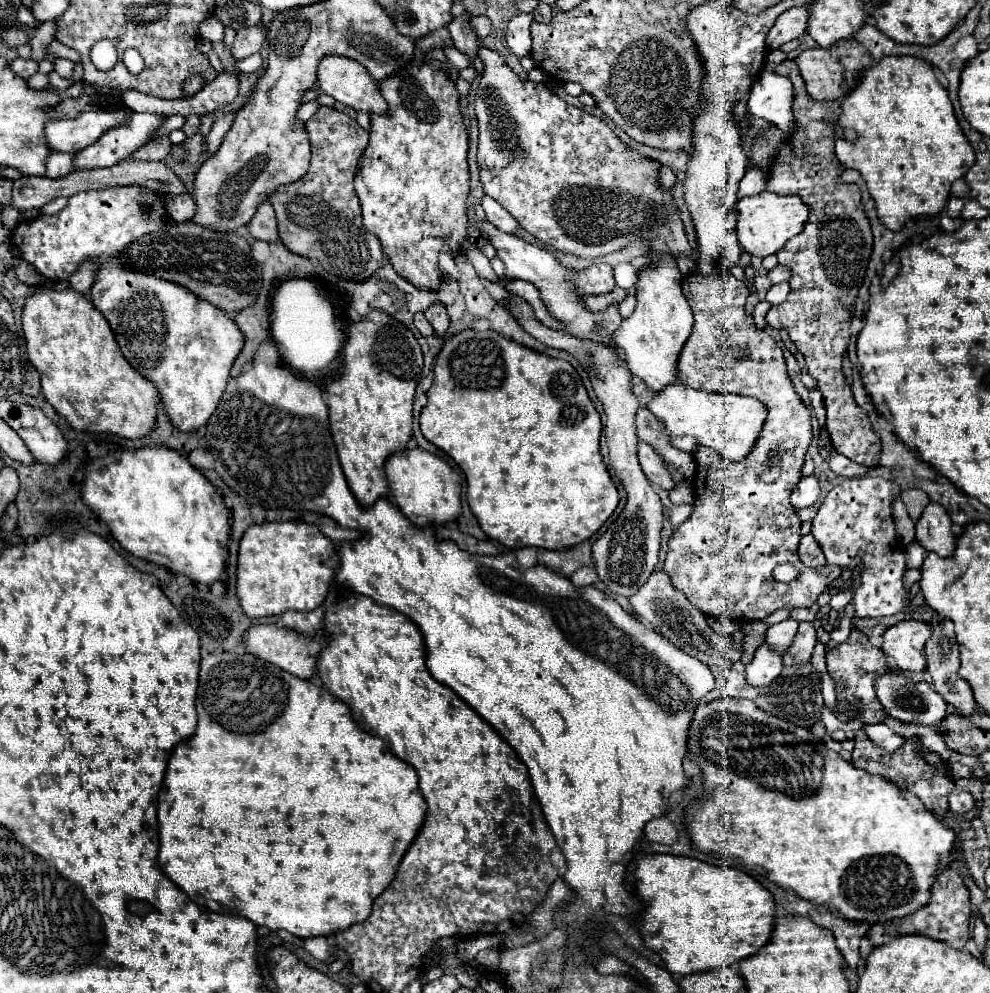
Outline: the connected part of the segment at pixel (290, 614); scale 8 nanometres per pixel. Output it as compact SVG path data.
M318 607L314 611L286 611L284 615L280 615L282 625L292 627L300 633L318 633L322 629L322 621L324 621L324 607Z

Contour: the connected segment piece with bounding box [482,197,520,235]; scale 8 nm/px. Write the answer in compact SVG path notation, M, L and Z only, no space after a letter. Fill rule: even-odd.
M484 197L484 199L482 199L482 209L484 209L484 213L486 213L486 219L488 219L494 227L498 227L500 231L510 233L510 235L516 235L516 233L518 233L520 225L516 223L516 219L514 219L500 203L496 203L496 201L490 199L490 197Z

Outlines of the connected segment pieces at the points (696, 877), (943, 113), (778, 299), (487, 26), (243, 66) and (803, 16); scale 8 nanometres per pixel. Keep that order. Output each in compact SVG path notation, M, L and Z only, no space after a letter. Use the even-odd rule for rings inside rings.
M646 855L636 861L634 889L644 905L644 915L638 923L646 947L656 951L670 973L690 975L734 965L744 957L752 957L764 947L774 931L774 897L748 873L702 863L690 857L676 855Z
M884 57L882 61L878 61L876 65L872 65L866 73L864 73L864 79L858 83L858 87L842 101L842 115L838 119L838 125L842 129L854 129L858 133L858 139L856 141L846 141L846 139L836 139L836 157L838 161L848 167L848 169L856 169L860 171L860 175L864 177L866 185L868 185L868 191L876 203L876 211L878 211L878 219L890 229L890 231L900 231L906 221L914 219L914 217L934 217L938 215L944 207L946 207L946 201L950 199L950 187L956 179L962 179L970 167L974 165L974 149L970 145L970 141L964 137L958 121L956 121L956 115L954 115L954 107L950 103L950 97L948 97L948 91L940 87L936 75L934 75L934 69L932 65L928 67L928 61L924 59L918 59L918 57Z
M778 283L778 285L772 285L770 291L766 293L766 301L770 301L772 305L780 305L786 297L788 297L788 283Z
M480 15L480 17L472 17L470 25L472 25L474 33L476 33L478 37L482 37L482 39L484 39L484 37L488 37L488 35L492 35L492 31L494 31L494 27L492 27L490 19L488 19L488 17L484 17L484 15Z
M254 53L242 61L236 61L236 71L240 71L240 73L252 73L260 67L262 67L262 57L258 53Z
M808 7L788 9L772 25L772 29L766 37L766 45L770 49L778 49L784 43L802 37L806 33L806 29L808 29Z

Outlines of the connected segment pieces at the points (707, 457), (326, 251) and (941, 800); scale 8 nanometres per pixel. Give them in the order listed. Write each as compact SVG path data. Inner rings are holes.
M692 273L682 281L682 291L694 311L696 323L678 359L680 383L692 389L702 389L702 391L756 397L768 405L768 417L762 427L760 439L756 441L756 447L746 459L738 463L728 463L720 459L718 451L702 447L702 445L694 451L694 459L696 459L696 473L692 479L694 497L696 497L694 511L672 535L668 543L670 547L668 557L662 569L672 577L672 583L676 585L676 589L682 591L708 617L720 617L720 619L746 623L754 619L766 619L770 613L778 609L812 607L818 595L824 593L826 587L840 577L842 569L836 565L828 565L828 563L808 569L806 565L800 563L798 553L796 553L802 533L800 533L798 513L790 503L790 493L802 477L800 471L804 465L804 455L812 441L810 411L806 409L798 393L794 391L794 385L786 371L784 353L778 347L776 339L764 331L758 331L752 317L746 313L744 305L746 305L746 297L750 291L744 281L738 281L730 273L720 273L720 275ZM730 347L748 349L748 357L740 361L734 359L730 355ZM780 563L796 565L799 569L798 579L794 579L792 583L774 581L772 569Z
M320 107L318 113L308 119L306 131L312 143L312 161L304 179L280 187L274 195L270 195L270 203L276 211L280 241L296 255L306 255L306 259L316 259L326 271L344 279L344 281L364 281L370 279L384 263L384 253L376 235L364 229L362 225L362 209L354 191L354 175L360 155L368 145L366 131L352 119L350 115L336 111L334 107Z
M858 731L856 737L854 737L854 751L852 751L852 765L858 767L858 769L864 769L868 773L874 773L874 775L880 775L884 779L888 779L890 783L898 785L900 789L920 797L920 801L926 805L928 811L932 811L936 817L944 815L948 811L948 801L946 801L946 795L954 789L954 781L950 779L950 773L948 773L948 767L946 763L940 759L940 755L936 753L930 753L922 747L922 743L918 739L908 739L898 751L894 753L888 753L888 751L882 751L878 745L874 745L866 735L864 731Z

